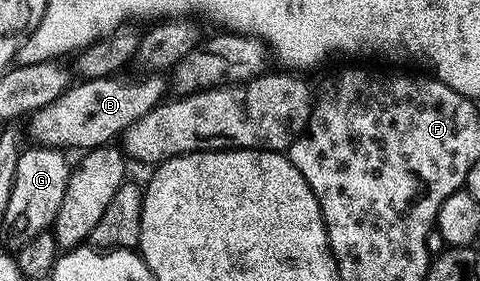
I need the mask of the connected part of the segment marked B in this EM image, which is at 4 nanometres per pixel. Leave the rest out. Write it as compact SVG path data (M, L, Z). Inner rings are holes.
M113 75L98 80L79 80L43 109L35 109L30 119L33 120L28 123L34 141L54 147L68 145L72 149L78 149L77 151L85 151L98 145L111 144L117 133L118 136L125 134L129 125L148 115L148 111L159 104L158 92L162 85L158 81L134 81L129 85L120 78L121 76Z

